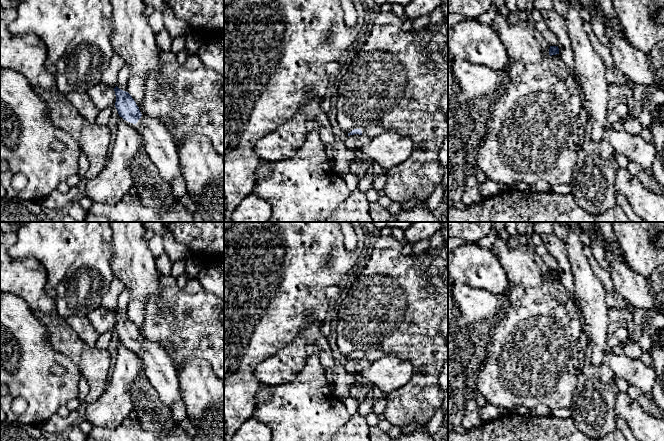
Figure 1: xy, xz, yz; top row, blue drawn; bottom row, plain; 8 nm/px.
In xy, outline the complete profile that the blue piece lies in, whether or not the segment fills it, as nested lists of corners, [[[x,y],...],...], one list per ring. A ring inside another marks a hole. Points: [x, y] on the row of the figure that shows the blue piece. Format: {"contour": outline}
{"contour": [[[117,86],[114,88],[114,91],[116,95],[115,107],[119,116],[126,121],[135,124],[141,131],[144,137],[145,151],[153,164],[157,167],[161,178],[169,184],[171,184],[175,179],[183,178],[179,165],[179,156],[171,137],[171,132],[159,121],[142,115],[136,102],[128,92],[119,89]]]}

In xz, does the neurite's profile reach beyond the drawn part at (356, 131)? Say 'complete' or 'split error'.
split error

